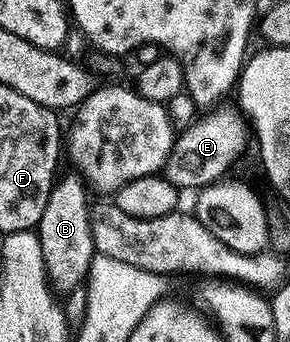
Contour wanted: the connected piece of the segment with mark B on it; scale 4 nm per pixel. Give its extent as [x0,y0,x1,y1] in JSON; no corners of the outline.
[36,174,96,292]

